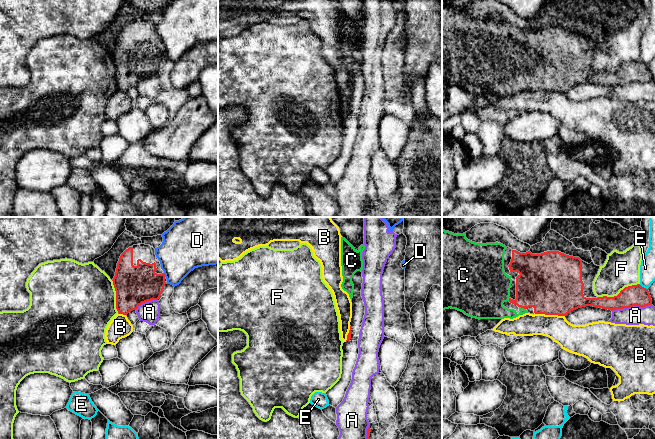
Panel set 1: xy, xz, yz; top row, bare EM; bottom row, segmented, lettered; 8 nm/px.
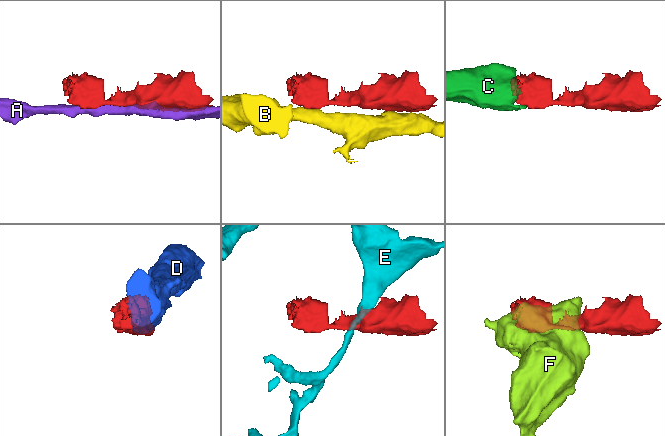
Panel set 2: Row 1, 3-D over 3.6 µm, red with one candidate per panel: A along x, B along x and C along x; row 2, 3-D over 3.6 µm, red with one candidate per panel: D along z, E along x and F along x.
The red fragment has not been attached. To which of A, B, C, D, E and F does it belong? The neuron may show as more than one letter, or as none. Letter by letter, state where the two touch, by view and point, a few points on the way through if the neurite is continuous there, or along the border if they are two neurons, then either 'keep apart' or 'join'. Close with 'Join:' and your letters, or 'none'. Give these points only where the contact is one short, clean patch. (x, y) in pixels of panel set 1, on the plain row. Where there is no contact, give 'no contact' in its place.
A: meets red in yz at (631, 82); keep apart
B: meets red in yz at (550, 90); border along yz (535, 89), (564, 92); keep apart
C: meets red in yz at (522, 83); join
D: meets red in xy at (164, 51); keep apart
E: meets red in yz at (643, 63); border along yz (639, 60), (647, 65); keep apart
F: meets red in yz at (619, 69); keep apart
Join: C

